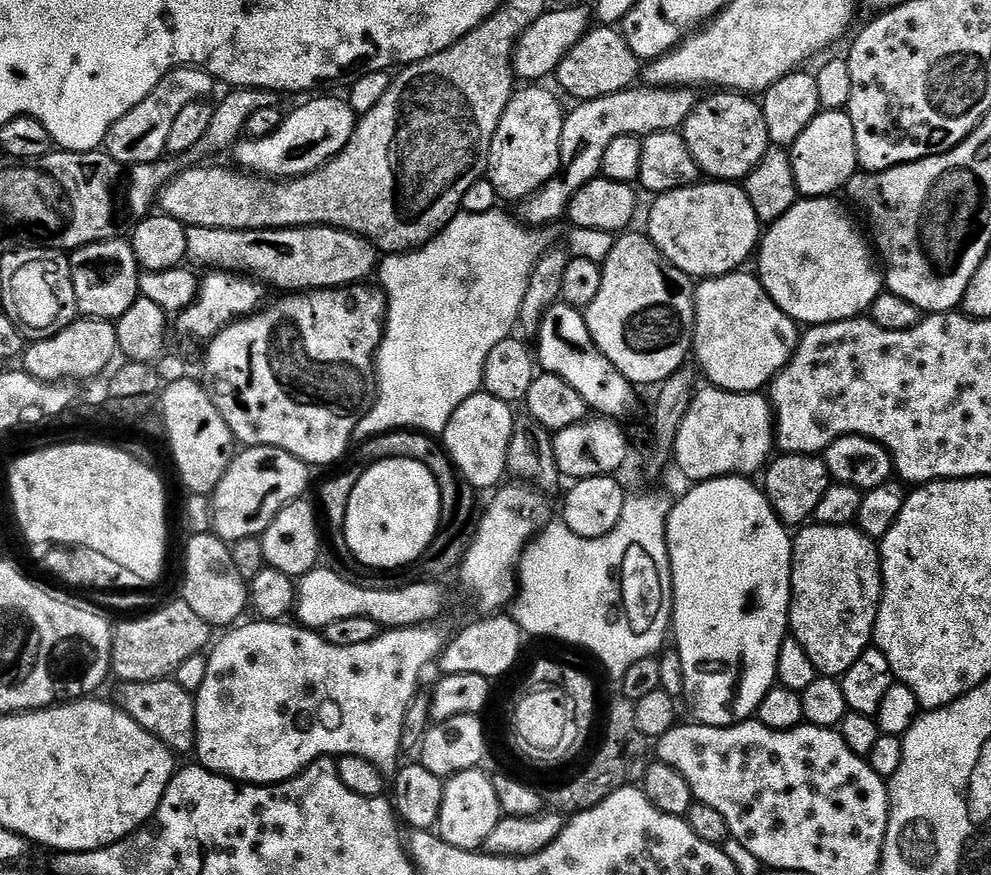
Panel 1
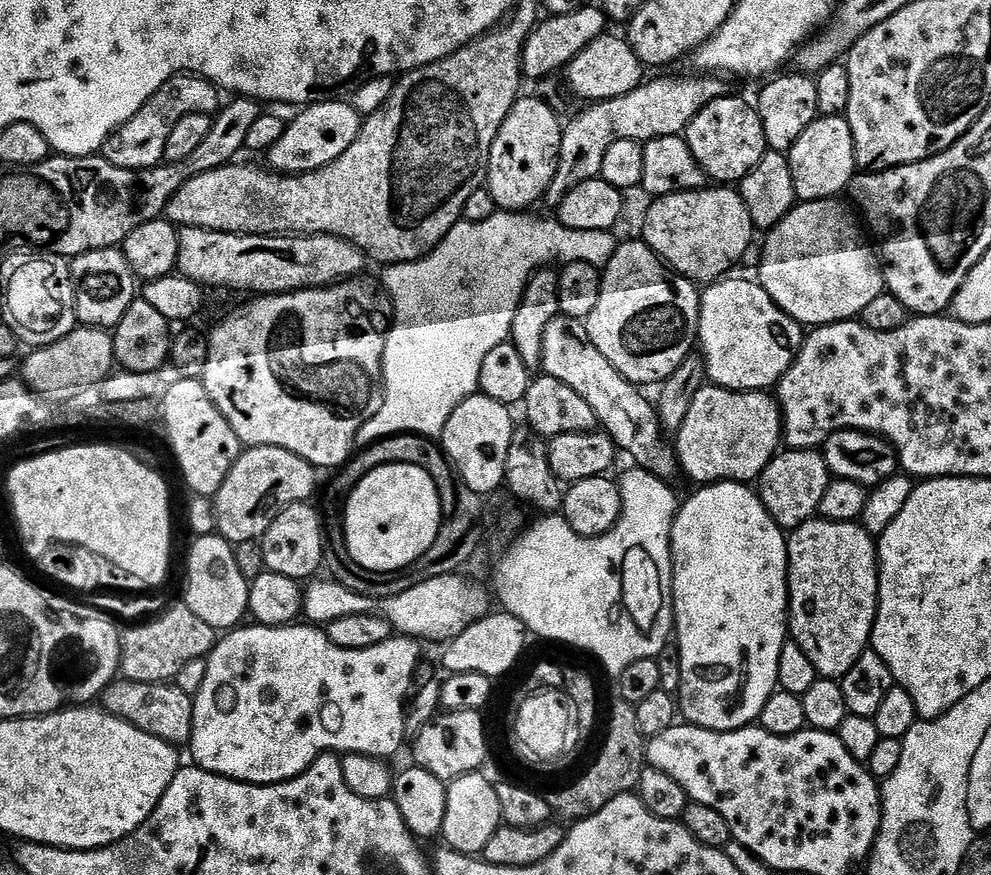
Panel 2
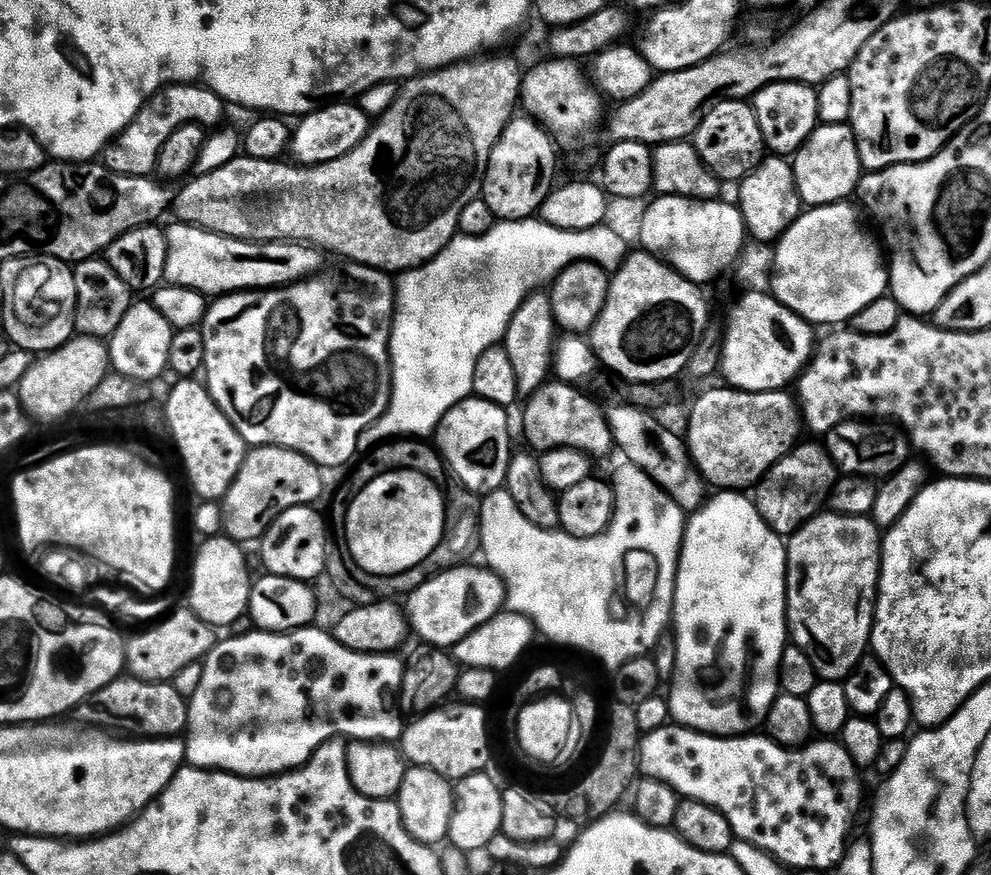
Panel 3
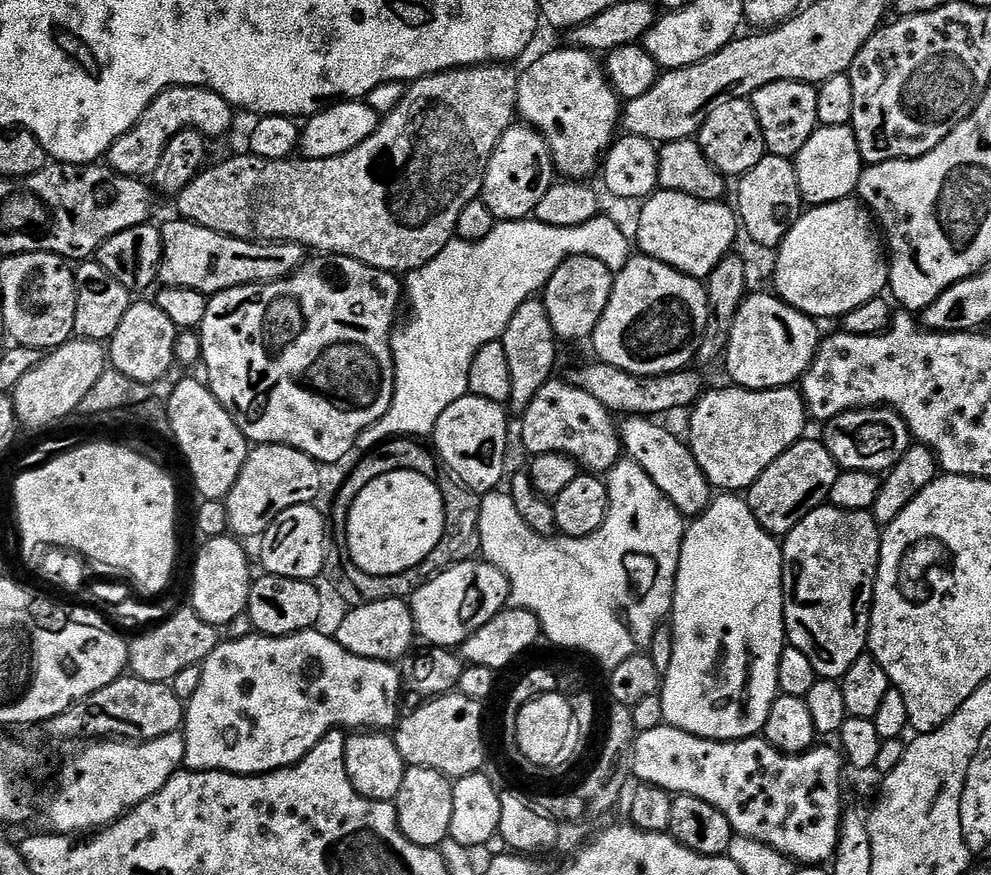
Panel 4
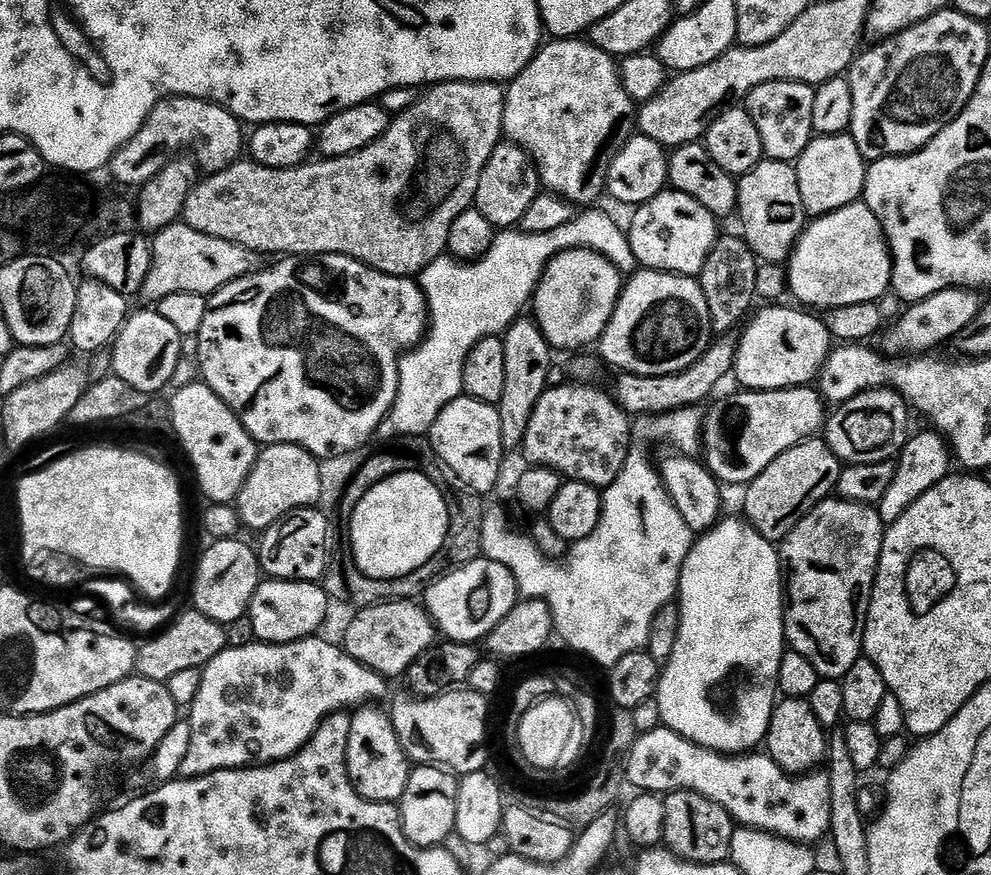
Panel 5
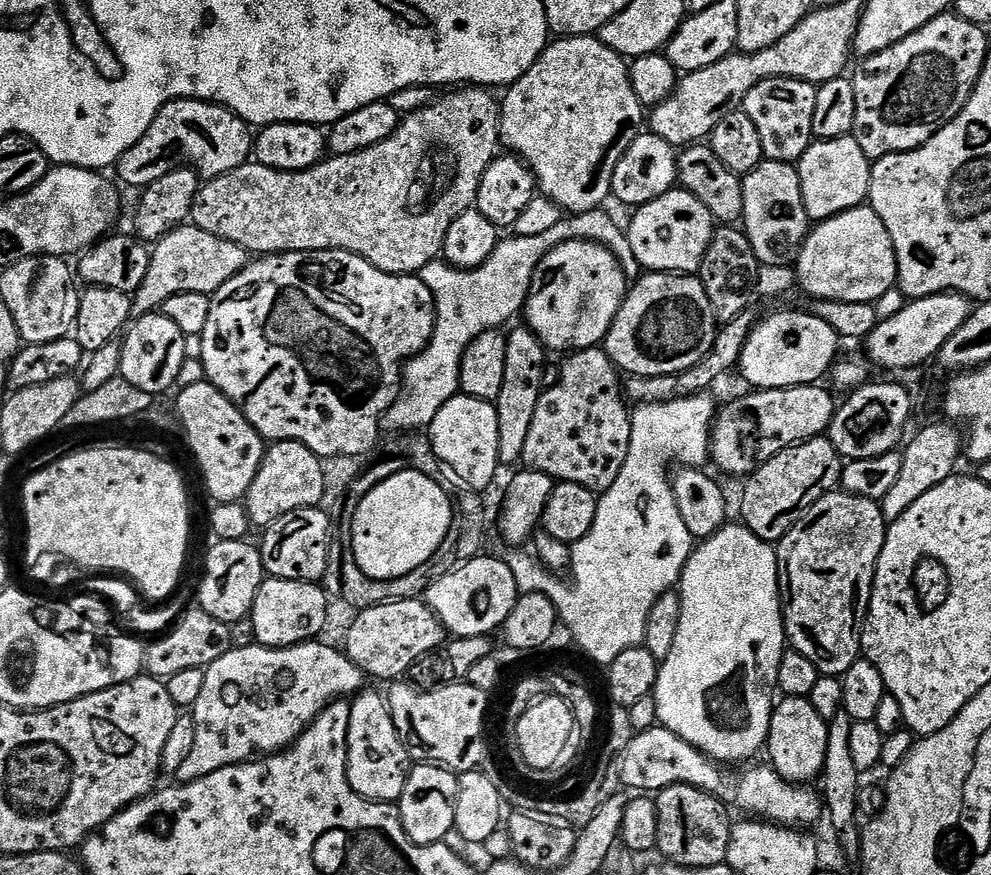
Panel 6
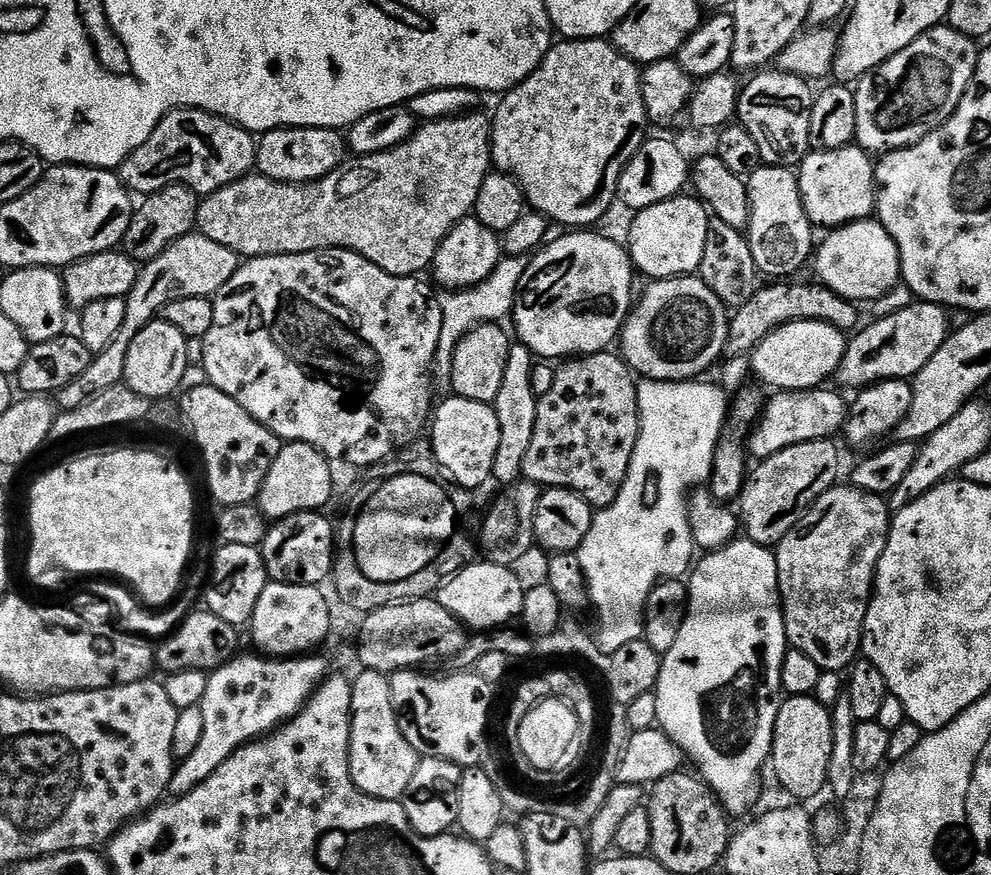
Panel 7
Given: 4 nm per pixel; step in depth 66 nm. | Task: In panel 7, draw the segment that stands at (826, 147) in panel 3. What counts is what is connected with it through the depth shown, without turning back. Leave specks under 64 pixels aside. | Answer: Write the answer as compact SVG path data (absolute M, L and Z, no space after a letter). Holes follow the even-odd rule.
M855 143L848 144L838 150L809 151L798 165L800 193L806 214L817 229L835 230L845 224L853 224L858 220L867 220L876 211L876 170L874 160L869 153Z

